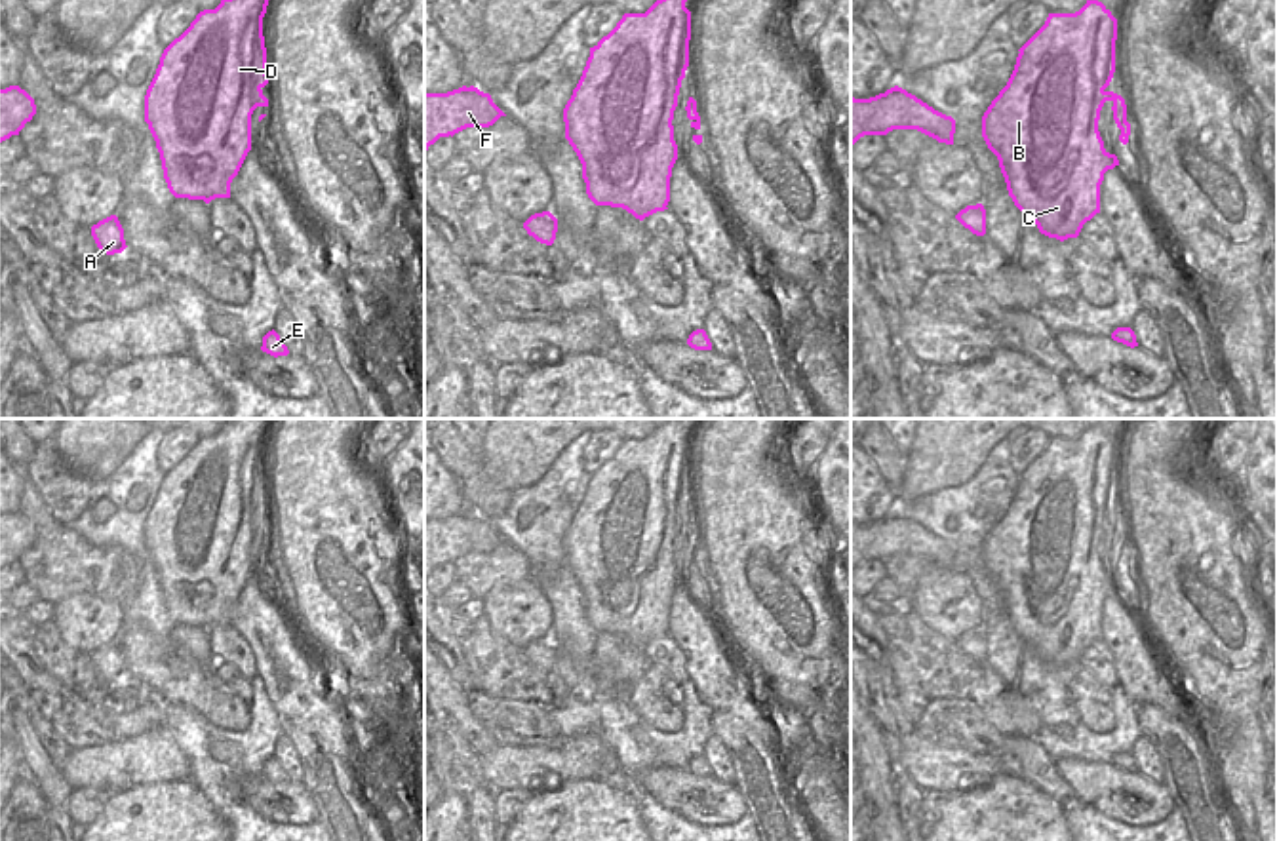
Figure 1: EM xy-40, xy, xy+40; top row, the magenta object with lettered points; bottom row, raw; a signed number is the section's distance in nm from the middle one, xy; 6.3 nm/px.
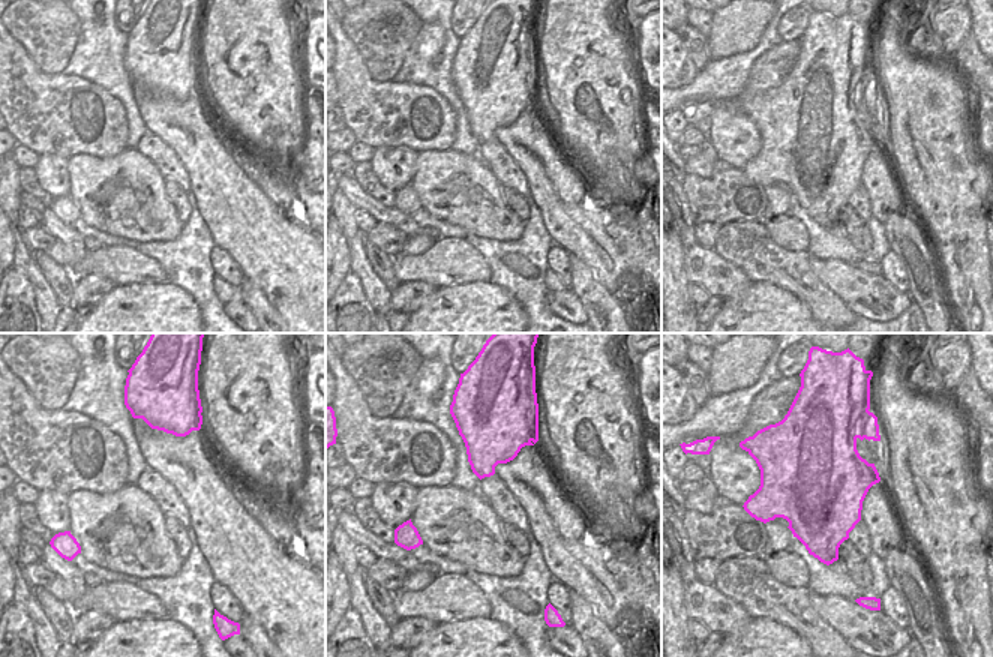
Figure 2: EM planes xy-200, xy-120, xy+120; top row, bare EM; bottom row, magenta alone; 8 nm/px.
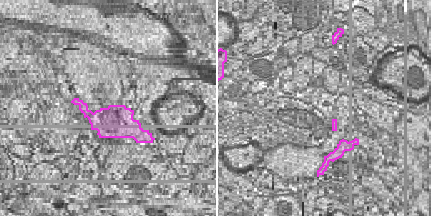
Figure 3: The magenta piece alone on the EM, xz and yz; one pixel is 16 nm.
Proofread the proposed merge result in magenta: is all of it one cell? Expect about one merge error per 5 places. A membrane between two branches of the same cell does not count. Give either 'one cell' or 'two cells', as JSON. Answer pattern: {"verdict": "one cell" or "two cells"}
{"verdict": "one cell"}

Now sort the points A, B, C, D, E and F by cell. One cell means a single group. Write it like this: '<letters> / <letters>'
A B C D E F

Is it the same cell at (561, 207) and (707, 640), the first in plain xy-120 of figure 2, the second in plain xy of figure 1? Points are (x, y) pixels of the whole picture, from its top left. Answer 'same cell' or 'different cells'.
same cell

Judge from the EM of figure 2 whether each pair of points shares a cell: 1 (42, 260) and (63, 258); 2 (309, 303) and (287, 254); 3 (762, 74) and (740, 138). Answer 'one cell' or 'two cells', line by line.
1: two cells
2: one cell
3: one cell

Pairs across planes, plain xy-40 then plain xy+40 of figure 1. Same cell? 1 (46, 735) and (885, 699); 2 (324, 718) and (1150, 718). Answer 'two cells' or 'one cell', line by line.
1: one cell
2: two cells

